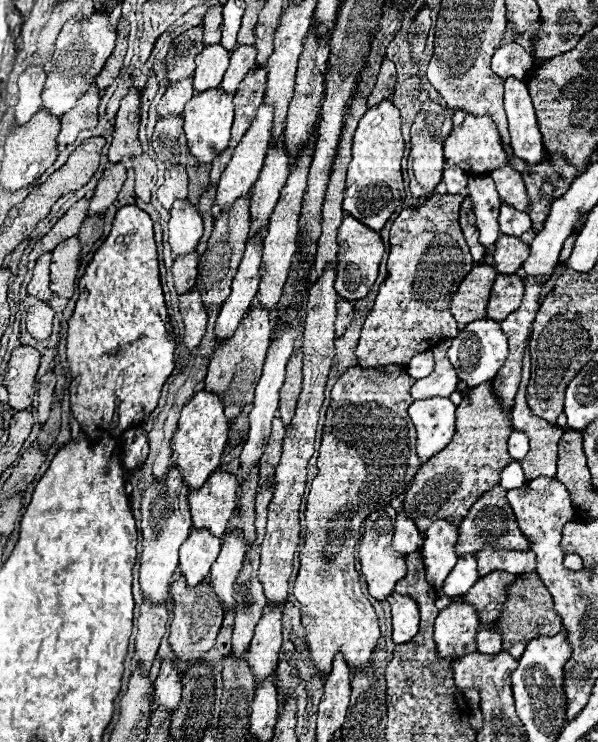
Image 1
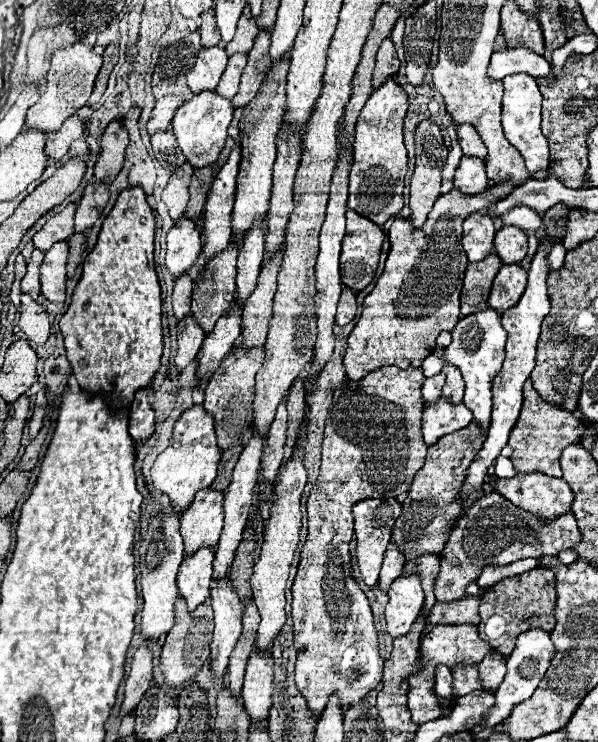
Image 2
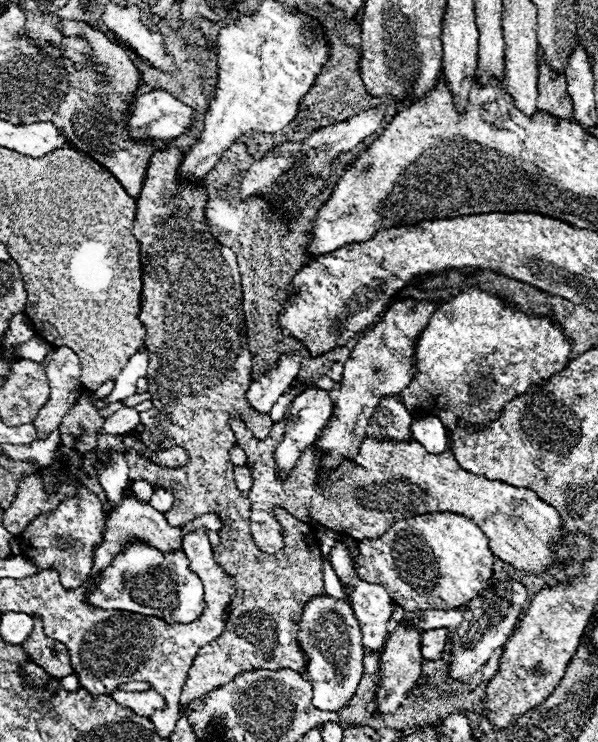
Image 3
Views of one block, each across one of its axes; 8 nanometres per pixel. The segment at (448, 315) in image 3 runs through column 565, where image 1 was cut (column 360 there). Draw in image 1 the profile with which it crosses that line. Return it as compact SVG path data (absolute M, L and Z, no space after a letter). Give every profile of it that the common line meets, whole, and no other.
M434 194L418 208L404 208L400 216L390 226L390 256L388 256L388 276L382 282L376 302L366 316L362 334L356 346L360 368L380 368L388 364L406 366L416 354L432 350L444 336L458 334L458 322L450 312L452 296L460 286L460 280L472 270L470 250L458 226L458 212L462 204L460 194Z

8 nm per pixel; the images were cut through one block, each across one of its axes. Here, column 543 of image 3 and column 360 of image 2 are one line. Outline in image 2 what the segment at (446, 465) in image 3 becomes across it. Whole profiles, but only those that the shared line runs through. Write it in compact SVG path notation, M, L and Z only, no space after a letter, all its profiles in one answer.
M386 498L386 500L360 500L352 506L352 514L354 514L354 536L356 536L356 558L358 558L358 568L360 574L364 578L364 582L374 588L378 574L380 574L380 566L382 566L382 558L384 558L384 550L390 544L390 532L392 526L396 522L396 518L402 512L402 504L396 498Z

